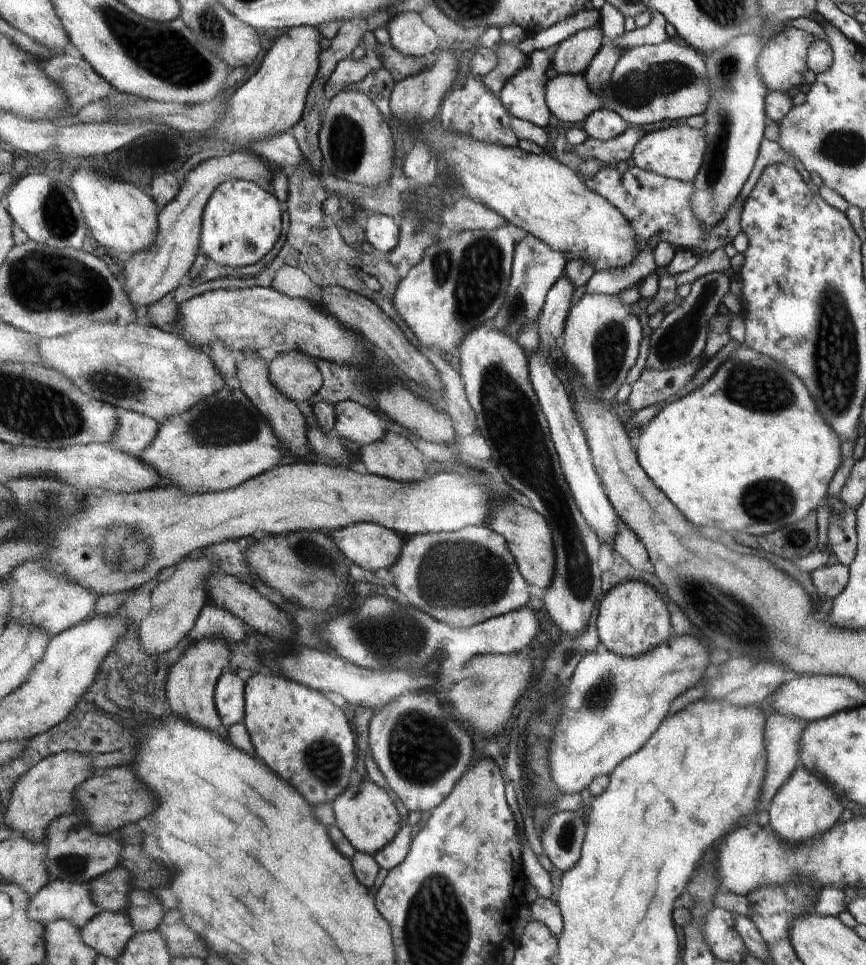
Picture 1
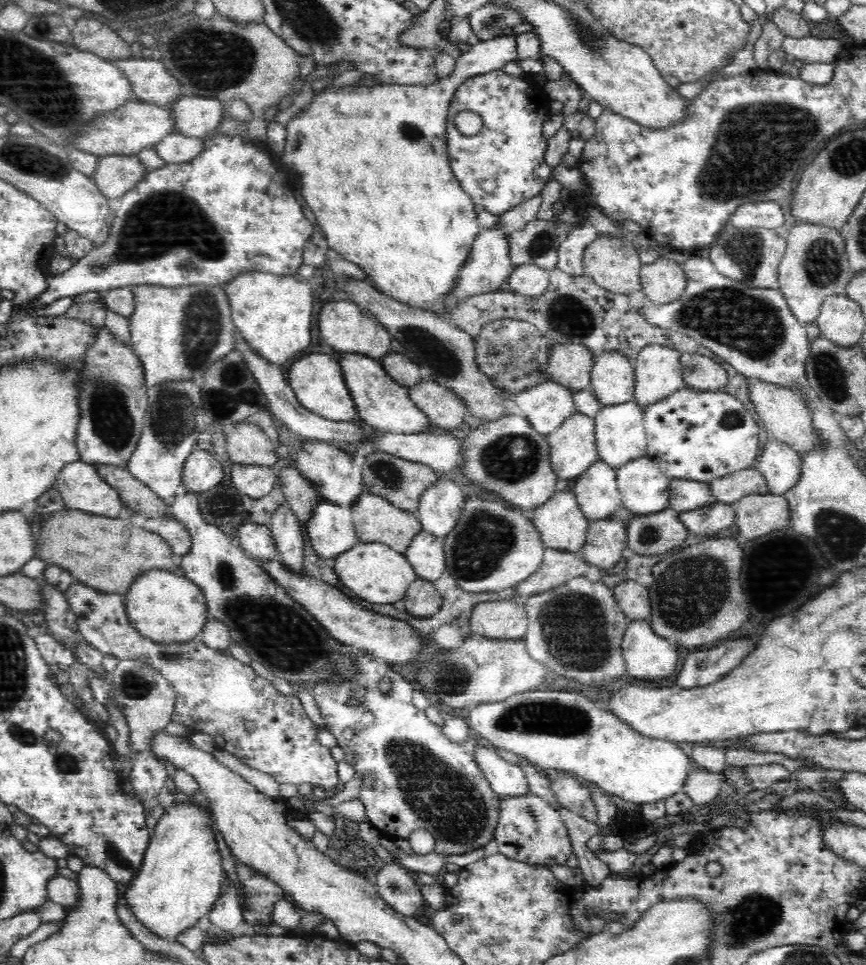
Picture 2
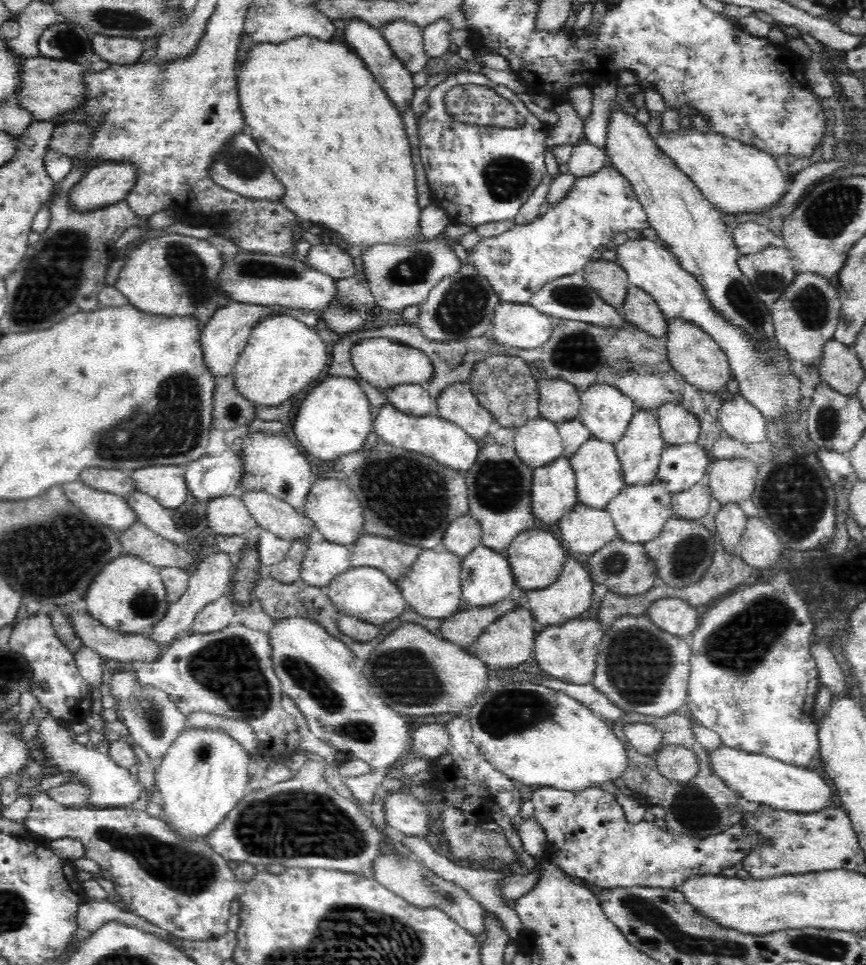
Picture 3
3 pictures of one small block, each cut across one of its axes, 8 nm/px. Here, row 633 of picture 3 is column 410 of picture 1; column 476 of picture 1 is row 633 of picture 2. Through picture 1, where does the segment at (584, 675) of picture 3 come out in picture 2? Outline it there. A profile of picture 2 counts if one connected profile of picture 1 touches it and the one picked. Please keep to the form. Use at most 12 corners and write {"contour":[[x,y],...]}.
{"contour":[[583,575],[523,603],[523,642],[582,684],[624,678],[630,620]]}

